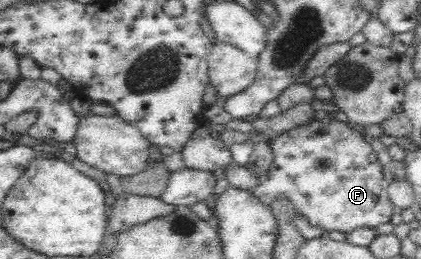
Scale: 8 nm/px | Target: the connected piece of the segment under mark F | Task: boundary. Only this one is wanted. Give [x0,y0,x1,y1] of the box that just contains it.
[250,115,397,233]

